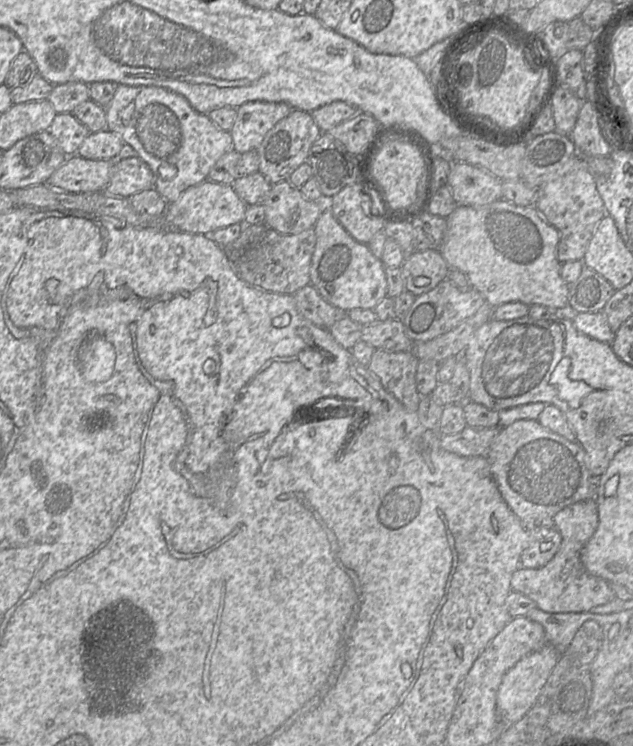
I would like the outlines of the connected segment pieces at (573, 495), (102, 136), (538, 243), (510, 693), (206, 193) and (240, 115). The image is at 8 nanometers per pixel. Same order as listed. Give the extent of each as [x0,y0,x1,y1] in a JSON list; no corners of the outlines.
[[486,420,595,569],[77,130,125,160],[437,199,569,310],[496,643,559,727],[165,180,247,235],[229,101,292,154]]

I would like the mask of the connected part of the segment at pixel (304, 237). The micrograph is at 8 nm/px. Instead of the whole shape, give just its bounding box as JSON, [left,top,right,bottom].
[233,225,316,295]

